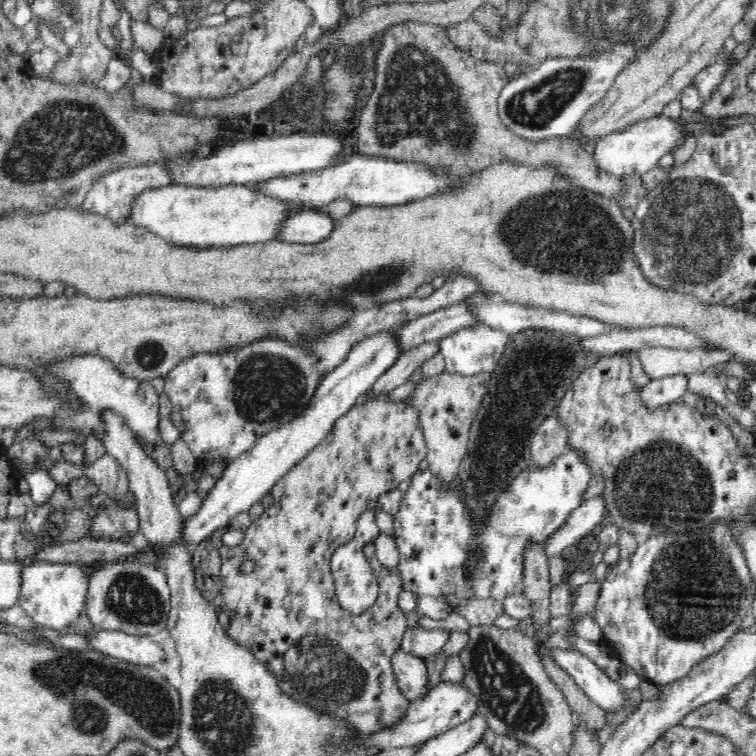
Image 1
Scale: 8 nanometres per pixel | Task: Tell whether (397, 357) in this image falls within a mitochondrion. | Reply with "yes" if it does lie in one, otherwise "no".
no

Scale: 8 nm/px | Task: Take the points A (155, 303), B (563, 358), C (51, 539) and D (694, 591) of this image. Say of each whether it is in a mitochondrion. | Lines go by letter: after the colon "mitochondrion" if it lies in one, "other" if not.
A: other
B: other
C: other
D: mitochondrion

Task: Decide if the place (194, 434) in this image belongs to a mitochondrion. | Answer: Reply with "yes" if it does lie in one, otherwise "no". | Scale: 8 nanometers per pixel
no

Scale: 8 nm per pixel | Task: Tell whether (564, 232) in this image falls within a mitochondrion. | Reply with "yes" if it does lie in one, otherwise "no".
yes

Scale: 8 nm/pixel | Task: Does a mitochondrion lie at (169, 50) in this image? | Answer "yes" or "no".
no

